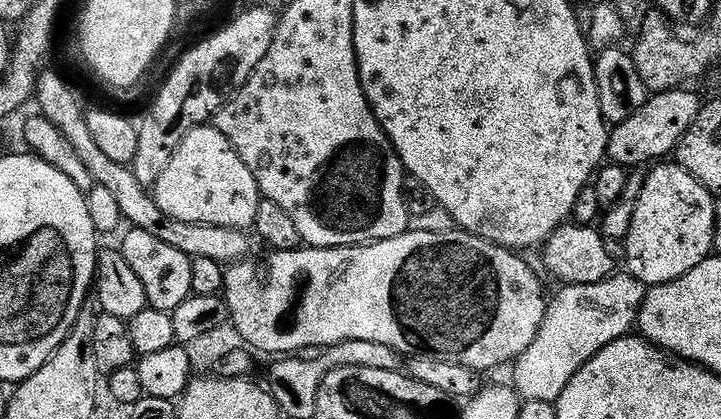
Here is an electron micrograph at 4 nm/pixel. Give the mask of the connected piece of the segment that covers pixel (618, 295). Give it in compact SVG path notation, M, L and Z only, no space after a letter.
M618 270L611 275L594 283L578 283L576 281L563 285L556 296L549 299L546 314L543 316L542 326L535 335L533 342L524 353L514 362L513 387L517 393L527 401L548 401L557 403L572 376L598 350L604 348L610 341L627 335L629 328L637 323L641 306L644 304L647 285L641 278L632 275L626 270Z

